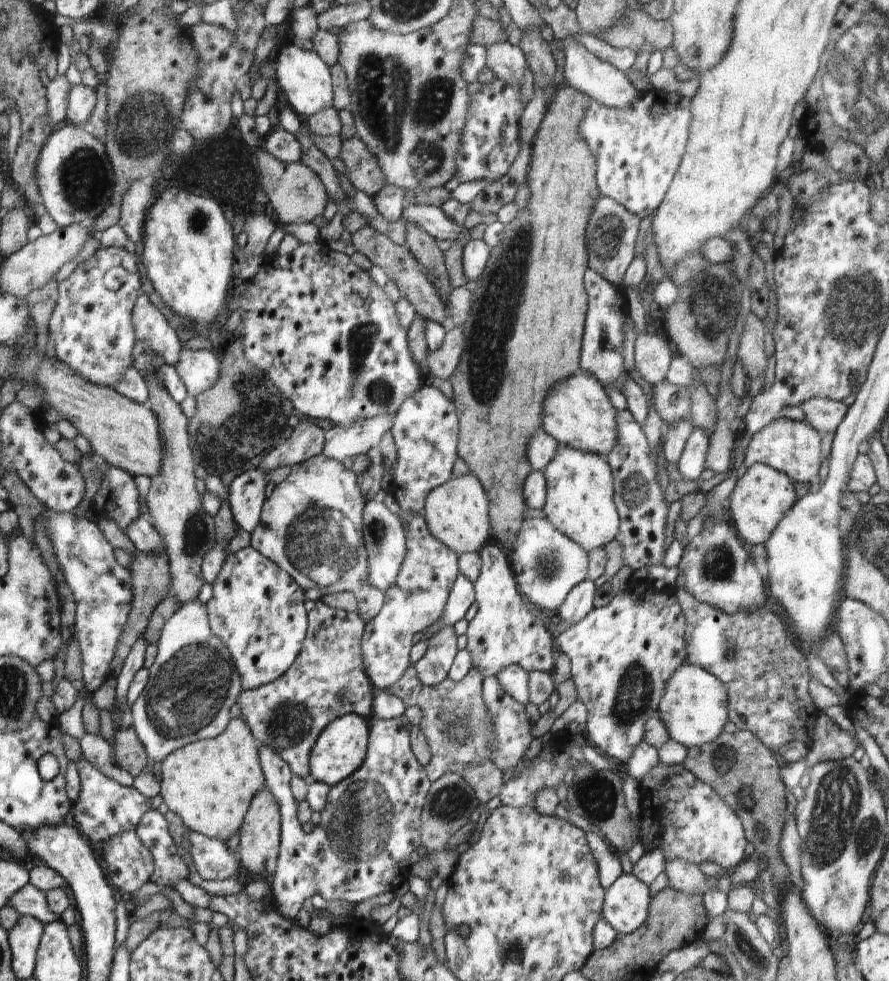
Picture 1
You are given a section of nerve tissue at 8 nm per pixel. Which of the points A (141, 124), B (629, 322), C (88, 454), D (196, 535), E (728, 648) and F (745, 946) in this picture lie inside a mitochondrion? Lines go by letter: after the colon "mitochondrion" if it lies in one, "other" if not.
A: mitochondrion
B: other
C: other
D: mitochondrion
E: mitochondrion
F: mitochondrion

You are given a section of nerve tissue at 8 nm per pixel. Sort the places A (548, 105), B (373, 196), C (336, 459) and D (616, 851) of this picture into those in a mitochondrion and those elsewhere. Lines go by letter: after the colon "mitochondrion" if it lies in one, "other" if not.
A: other
B: other
C: other
D: other

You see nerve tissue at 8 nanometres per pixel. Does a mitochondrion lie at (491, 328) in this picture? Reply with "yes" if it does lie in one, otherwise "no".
yes

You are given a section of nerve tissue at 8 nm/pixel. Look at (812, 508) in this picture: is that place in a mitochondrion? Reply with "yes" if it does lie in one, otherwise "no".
no

